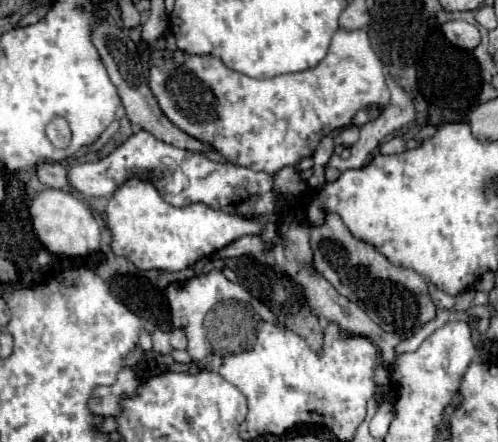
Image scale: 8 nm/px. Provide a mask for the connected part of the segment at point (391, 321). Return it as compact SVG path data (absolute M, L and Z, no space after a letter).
M328 212L324 224L312 224L310 246L314 252L314 270L318 270L318 274L322 274L342 296L360 306L386 332L396 332L400 338L410 338L418 328L436 318L436 308L430 300L424 278L410 268L390 264L388 258L384 258L384 254L380 254L372 244L354 238L340 216Z

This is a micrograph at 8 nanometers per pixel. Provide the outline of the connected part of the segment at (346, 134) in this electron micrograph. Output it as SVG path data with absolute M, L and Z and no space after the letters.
M350 126L350 128L346 128L344 132L340 132L340 134L336 134L336 138L334 138L334 144L336 146L352 146L356 140L358 140L358 132L360 132L360 128L356 128L356 126Z

